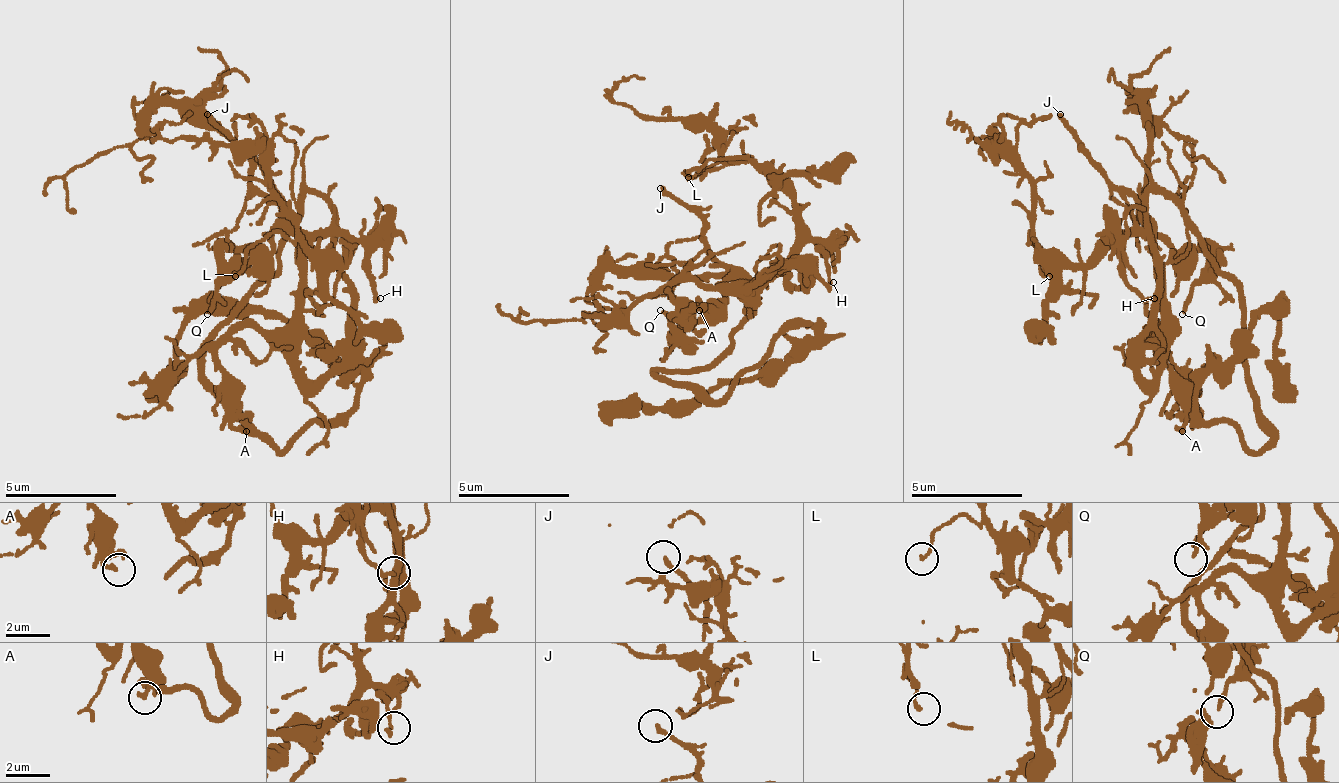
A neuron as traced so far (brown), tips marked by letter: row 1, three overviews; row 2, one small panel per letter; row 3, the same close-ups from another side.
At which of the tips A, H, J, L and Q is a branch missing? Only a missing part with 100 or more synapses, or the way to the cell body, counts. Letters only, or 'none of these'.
J

